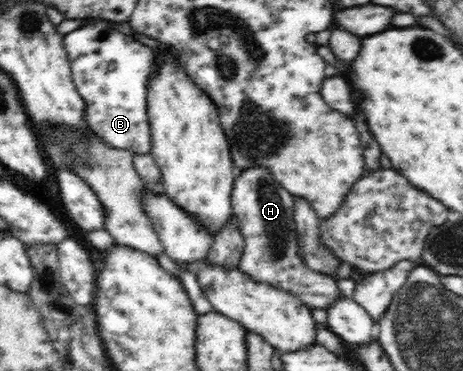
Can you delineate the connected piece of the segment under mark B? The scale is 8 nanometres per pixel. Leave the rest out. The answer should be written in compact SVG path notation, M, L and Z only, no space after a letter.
M88 18L87 25L63 35L73 84L87 103L84 119L96 137L113 149L147 155L151 151L145 111L145 79L153 73L153 50L116 29L115 22Z

